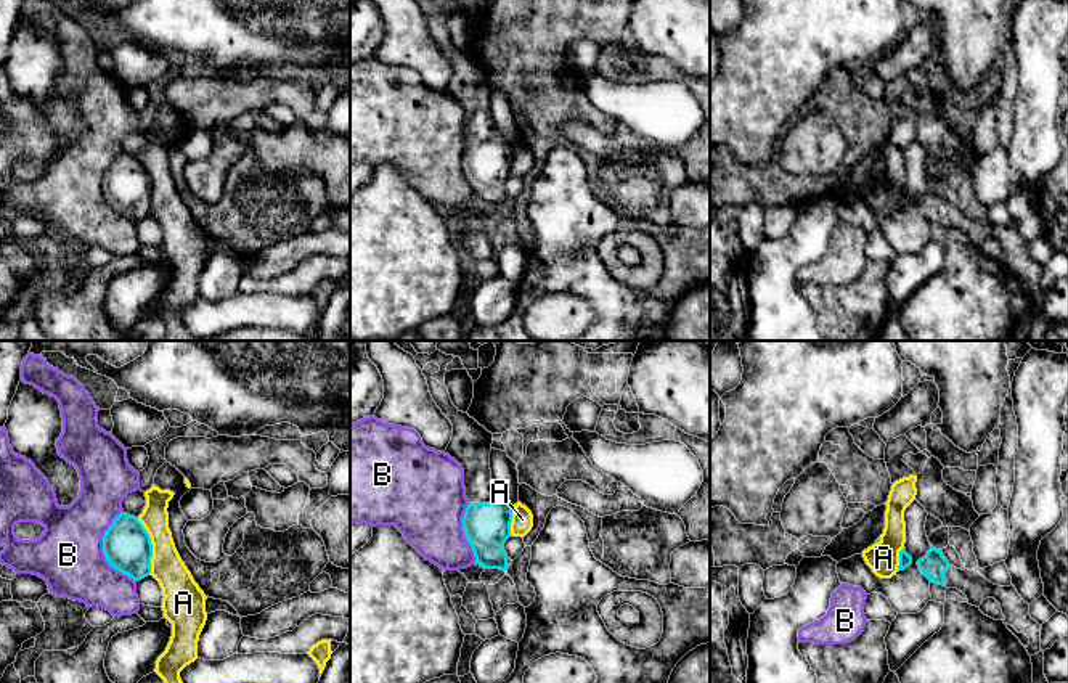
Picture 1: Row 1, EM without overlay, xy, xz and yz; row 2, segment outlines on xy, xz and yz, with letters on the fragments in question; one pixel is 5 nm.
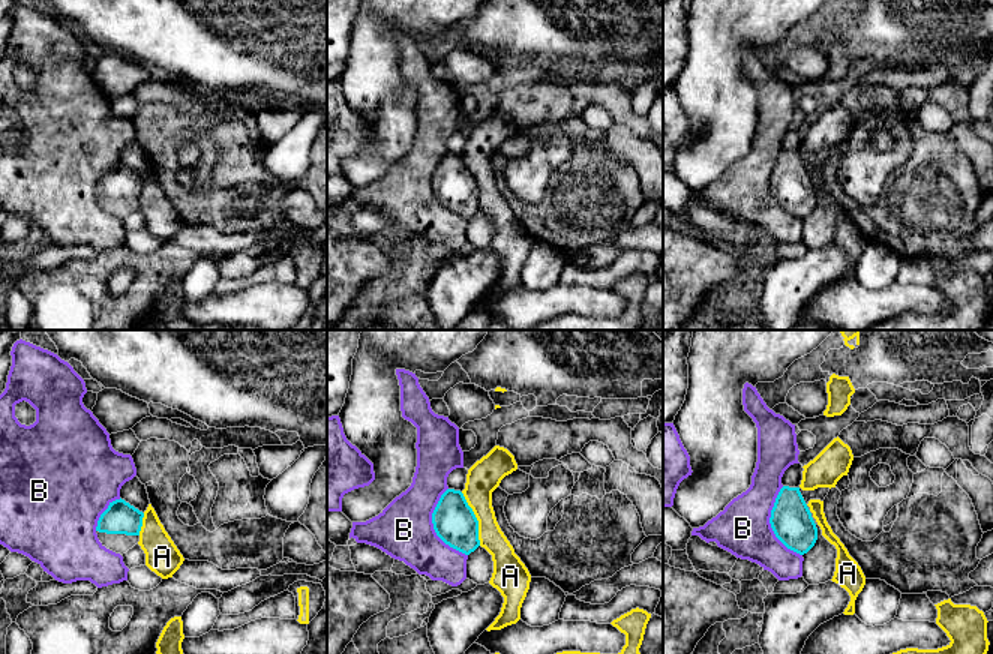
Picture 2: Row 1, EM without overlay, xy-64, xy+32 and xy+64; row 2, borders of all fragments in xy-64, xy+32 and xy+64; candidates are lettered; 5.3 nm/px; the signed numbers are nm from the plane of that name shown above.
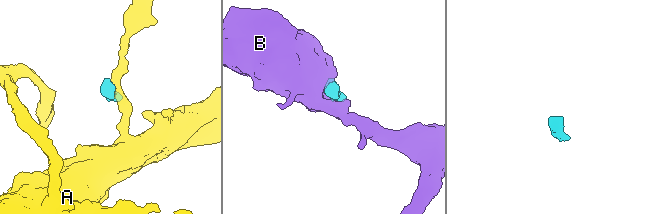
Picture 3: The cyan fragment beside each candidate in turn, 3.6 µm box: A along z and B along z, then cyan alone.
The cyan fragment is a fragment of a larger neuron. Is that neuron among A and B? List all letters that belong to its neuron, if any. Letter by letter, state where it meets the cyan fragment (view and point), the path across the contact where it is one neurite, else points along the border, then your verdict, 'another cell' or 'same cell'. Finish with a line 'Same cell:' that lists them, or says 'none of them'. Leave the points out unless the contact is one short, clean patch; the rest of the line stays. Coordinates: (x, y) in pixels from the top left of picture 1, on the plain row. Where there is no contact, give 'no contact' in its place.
A: xy (151, 187) | along xy (137, 158), (151, 184), (150, 214) | another cell
B: xy (103, 190) | along xy (121, 151), (103, 175), (103, 196), (135, 222) | another cell
Same cell: none of them

